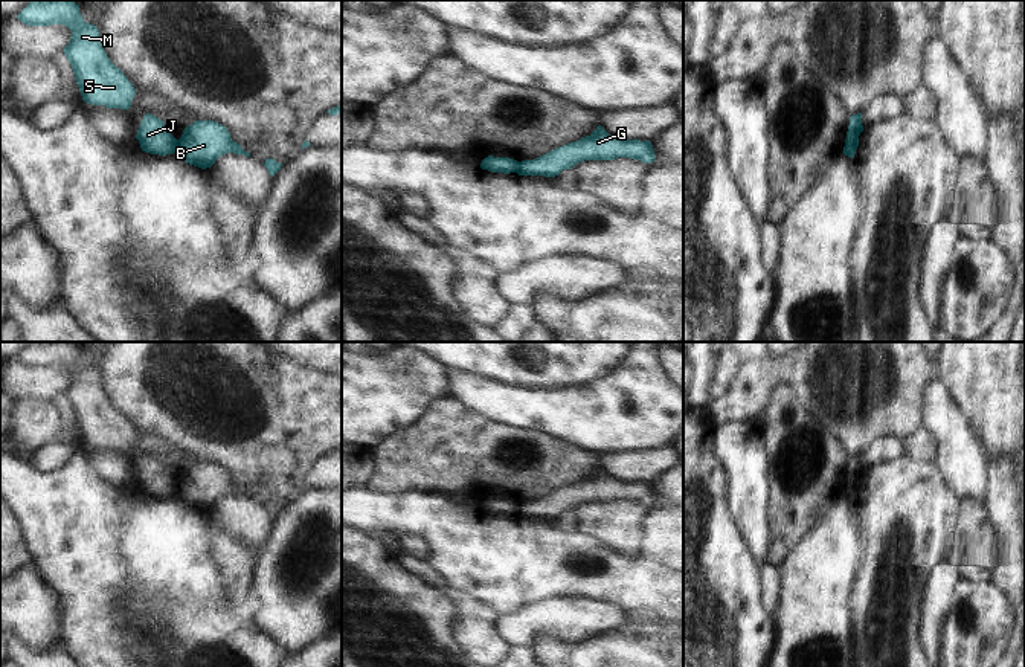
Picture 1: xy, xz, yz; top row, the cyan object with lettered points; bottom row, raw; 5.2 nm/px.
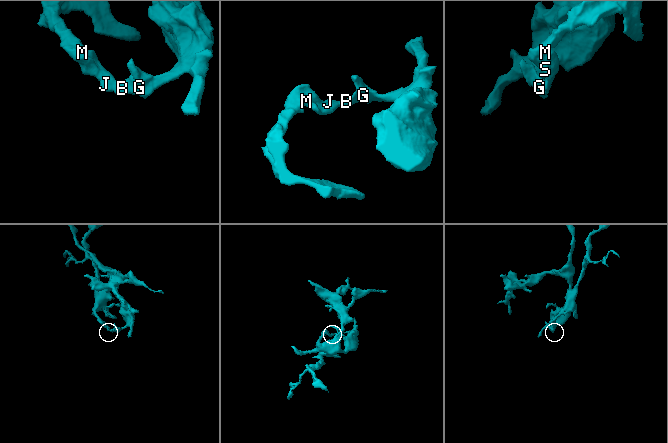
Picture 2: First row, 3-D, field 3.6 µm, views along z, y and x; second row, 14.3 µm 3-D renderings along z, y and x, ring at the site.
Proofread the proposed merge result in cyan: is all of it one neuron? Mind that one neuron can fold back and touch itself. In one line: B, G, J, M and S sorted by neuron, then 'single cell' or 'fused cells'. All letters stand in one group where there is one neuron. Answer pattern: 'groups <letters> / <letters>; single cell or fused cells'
groups B G / J M S; fused cells

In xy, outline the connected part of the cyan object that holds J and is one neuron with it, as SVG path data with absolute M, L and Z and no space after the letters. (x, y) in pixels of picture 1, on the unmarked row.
M149 455L143 458L136 481L145 495L159 498L177 495L177 481L171 476L171 470Z

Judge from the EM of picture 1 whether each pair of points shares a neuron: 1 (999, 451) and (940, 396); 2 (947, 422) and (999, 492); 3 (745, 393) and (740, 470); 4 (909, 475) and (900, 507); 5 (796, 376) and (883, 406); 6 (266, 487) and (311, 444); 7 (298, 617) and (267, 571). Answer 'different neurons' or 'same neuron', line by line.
1: different neurons
2: different neurons
3: different neurons
4: same neuron
5: same neuron
6: same neuron
7: same neuron

